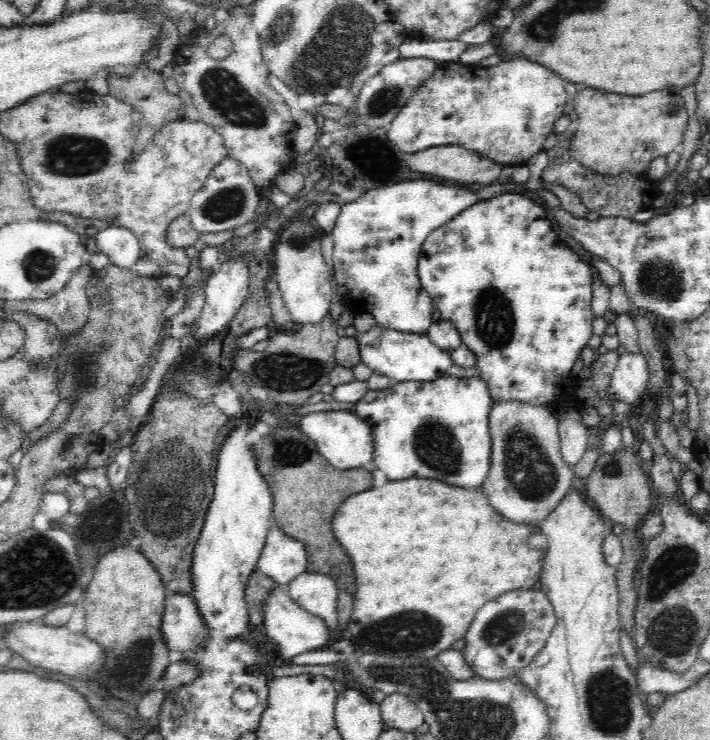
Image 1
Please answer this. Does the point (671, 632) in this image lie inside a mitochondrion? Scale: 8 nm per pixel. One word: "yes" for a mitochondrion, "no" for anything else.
yes

